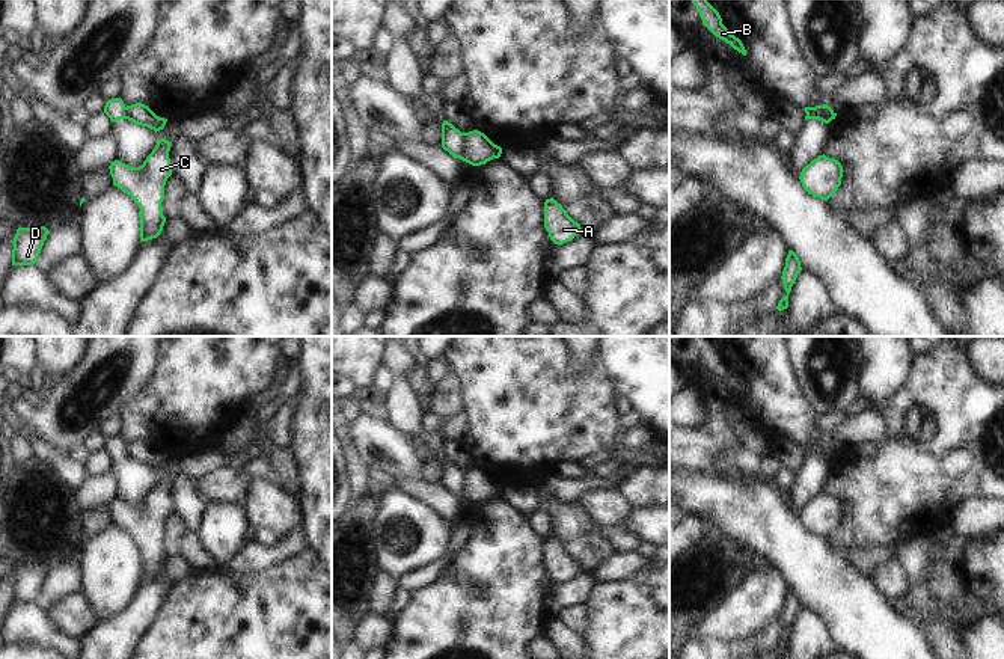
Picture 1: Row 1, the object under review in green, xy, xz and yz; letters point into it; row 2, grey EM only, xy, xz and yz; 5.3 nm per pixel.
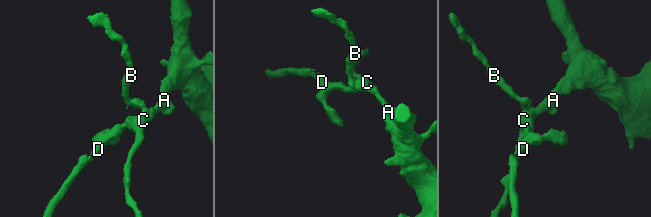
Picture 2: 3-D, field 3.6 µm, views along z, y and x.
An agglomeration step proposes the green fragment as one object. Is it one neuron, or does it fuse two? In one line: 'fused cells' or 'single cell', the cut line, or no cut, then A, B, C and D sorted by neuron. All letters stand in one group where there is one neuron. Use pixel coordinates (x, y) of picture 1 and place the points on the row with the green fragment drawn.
fused cells | xz (465, 133), (463, 153), (459, 157) | A C D / B

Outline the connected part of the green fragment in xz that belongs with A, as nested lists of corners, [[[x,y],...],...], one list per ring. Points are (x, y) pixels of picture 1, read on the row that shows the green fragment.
[[[553,198],[544,202],[544,228],[550,240],[558,246],[583,232],[580,225]]]

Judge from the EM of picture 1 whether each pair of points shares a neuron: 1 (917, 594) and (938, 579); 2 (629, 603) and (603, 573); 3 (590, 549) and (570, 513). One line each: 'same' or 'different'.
1: different
2: different
3: same

